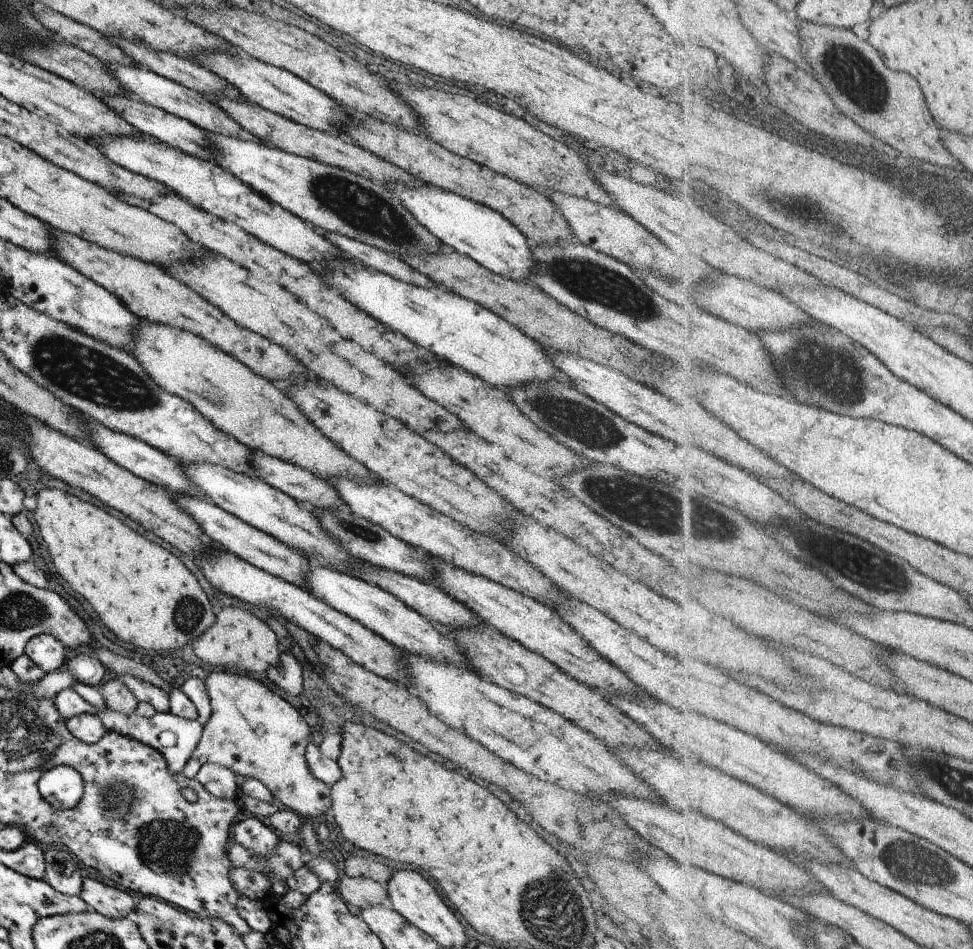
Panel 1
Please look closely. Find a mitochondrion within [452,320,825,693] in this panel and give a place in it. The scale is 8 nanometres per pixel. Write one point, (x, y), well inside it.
(639, 503)

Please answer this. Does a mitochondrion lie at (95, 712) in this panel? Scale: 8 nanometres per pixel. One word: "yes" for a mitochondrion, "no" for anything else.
no

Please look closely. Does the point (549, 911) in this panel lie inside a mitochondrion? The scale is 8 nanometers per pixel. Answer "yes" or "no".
yes

